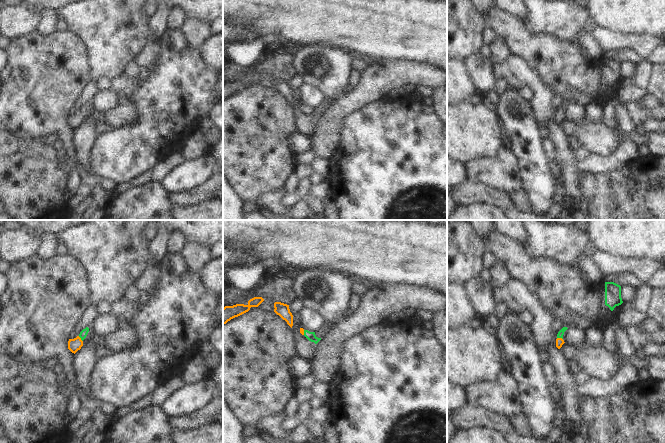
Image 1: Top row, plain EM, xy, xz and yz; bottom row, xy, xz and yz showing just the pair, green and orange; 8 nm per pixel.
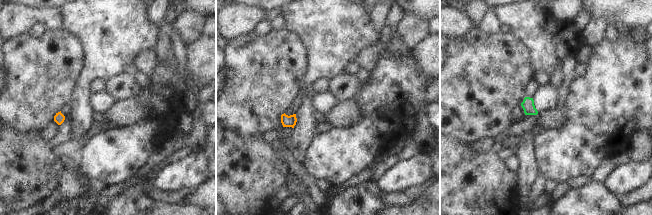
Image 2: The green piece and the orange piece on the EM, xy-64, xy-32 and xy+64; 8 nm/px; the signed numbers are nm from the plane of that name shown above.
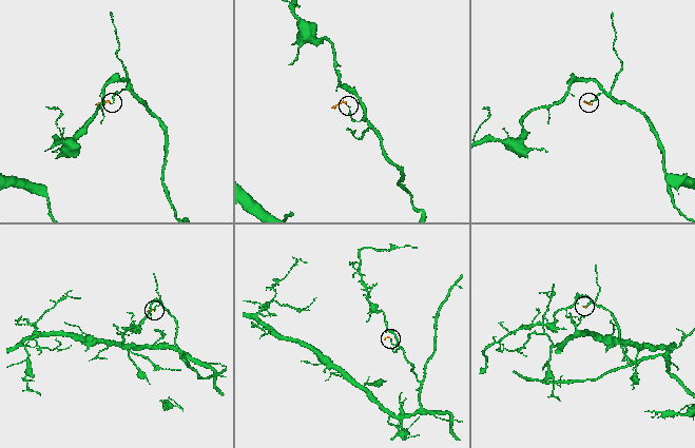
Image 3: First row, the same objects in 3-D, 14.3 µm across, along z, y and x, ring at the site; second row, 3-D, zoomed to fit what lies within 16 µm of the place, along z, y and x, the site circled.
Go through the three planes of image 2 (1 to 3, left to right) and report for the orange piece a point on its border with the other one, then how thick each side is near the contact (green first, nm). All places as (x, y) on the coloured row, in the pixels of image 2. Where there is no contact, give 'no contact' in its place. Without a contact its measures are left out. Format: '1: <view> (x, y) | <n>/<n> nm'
1: no contact
2: no contact
3: no contact

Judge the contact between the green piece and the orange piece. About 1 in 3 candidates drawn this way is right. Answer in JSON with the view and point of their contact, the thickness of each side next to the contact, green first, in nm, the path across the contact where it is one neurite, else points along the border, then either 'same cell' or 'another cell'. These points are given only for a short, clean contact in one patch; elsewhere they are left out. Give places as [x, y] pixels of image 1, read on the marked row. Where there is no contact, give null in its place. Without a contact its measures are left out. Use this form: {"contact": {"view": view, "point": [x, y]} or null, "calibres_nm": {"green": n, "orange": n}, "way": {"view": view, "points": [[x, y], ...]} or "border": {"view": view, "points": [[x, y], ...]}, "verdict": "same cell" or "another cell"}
{"contact": {"view": "yz", "point": [560, 337]}, "calibres_nm": {"green": 50, "orange": 60}, "way": {"view": "yz", "points": [[560, 334], [560, 337], [559, 341]]}, "verdict": "same cell"}

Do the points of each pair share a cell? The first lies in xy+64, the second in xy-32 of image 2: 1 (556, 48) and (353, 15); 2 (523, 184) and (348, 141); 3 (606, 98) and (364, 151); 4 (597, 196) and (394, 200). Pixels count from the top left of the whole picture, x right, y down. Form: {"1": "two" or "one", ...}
{"1": "one", "2": "two", "3": "one", "4": "two"}

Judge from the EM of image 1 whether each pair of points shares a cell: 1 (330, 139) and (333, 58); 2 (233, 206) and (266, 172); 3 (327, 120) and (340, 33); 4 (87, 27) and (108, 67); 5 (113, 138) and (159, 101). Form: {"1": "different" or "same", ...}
{"1": "different", "2": "different", "3": "different", "4": "same", "5": "same"}

